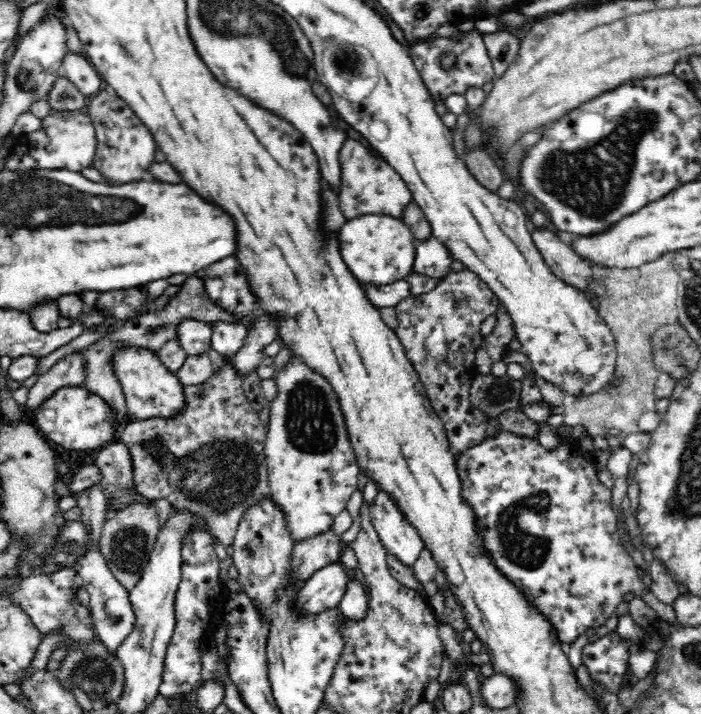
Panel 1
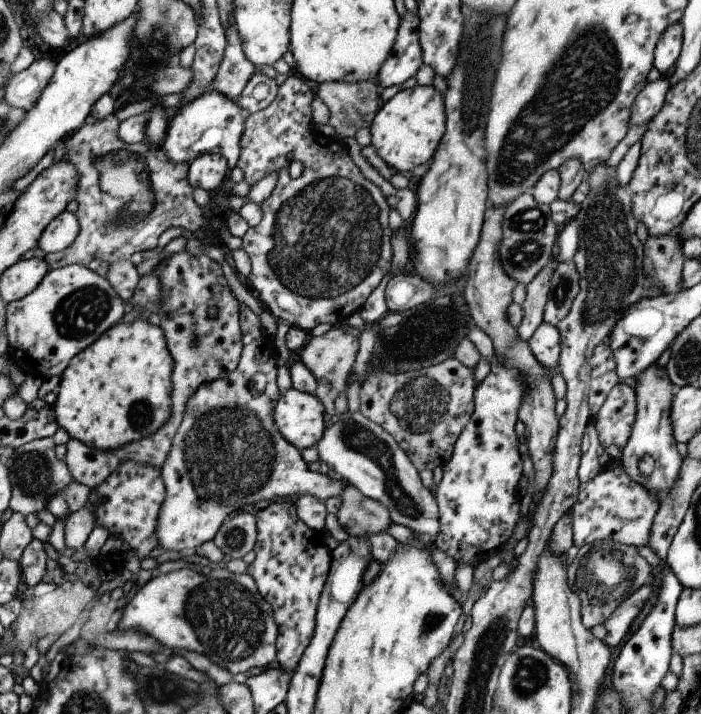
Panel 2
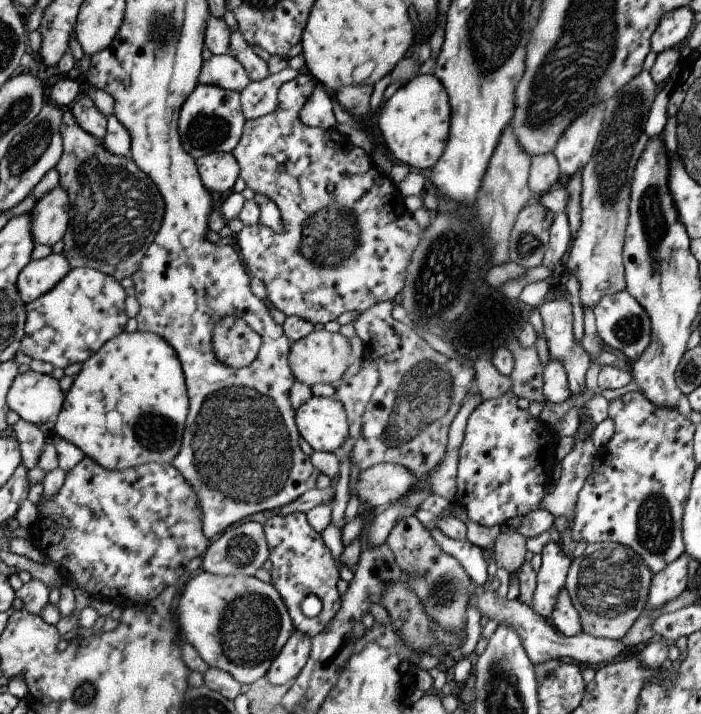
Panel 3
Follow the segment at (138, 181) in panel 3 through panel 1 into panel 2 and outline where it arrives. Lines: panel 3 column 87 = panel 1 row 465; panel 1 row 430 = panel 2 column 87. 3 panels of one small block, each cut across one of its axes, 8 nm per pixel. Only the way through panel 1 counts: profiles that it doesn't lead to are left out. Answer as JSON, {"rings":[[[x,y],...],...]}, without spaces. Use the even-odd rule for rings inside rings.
{"rings":[[[112,114],[100,121],[89,118],[76,131],[65,137],[63,142],[54,146],[53,162],[65,158],[73,165],[78,176],[74,194],[74,200],[77,202],[74,215],[78,222],[78,233],[70,245],[61,252],[47,253],[43,257],[46,264],[52,269],[58,269],[71,263],[87,266],[93,258],[109,264],[127,260],[133,252],[155,248],[159,235],[171,226],[179,226],[197,234],[201,233],[203,228],[210,229],[210,226],[215,225],[223,251],[227,253],[240,248],[242,240],[229,232],[225,222],[222,219],[213,219],[193,200],[192,188],[186,179],[188,165],[167,160],[159,146],[149,145],[143,140],[125,144],[116,135],[119,123],[120,121]]]}

